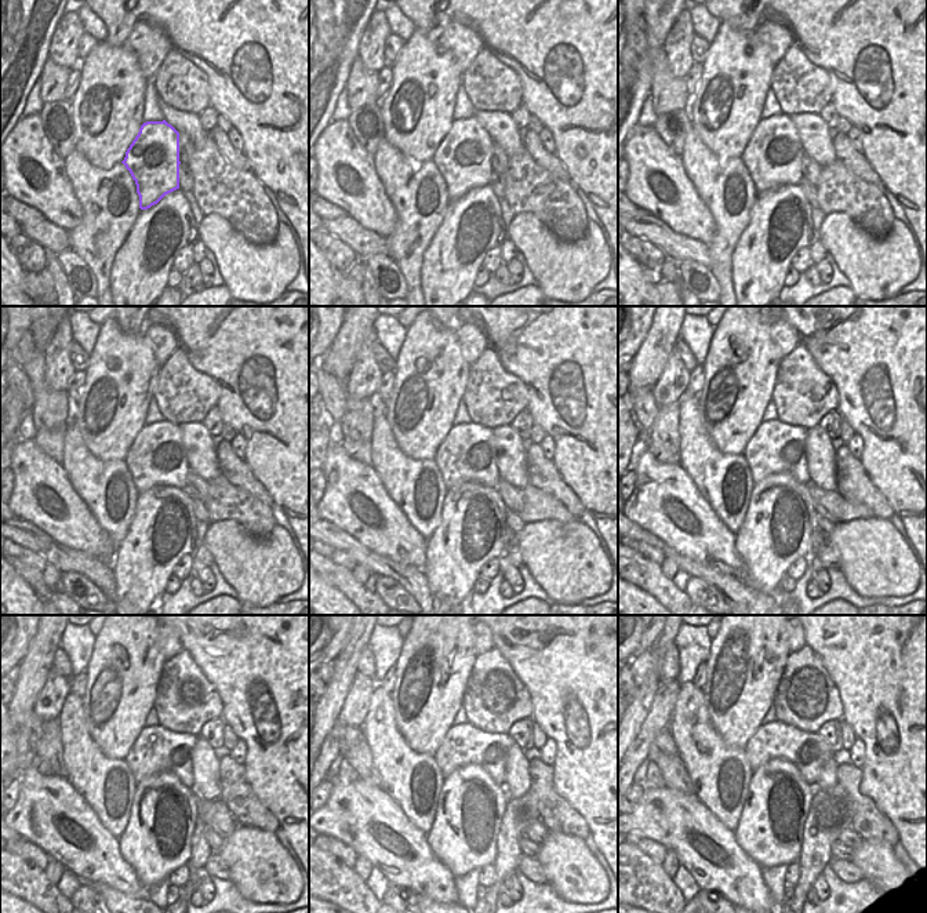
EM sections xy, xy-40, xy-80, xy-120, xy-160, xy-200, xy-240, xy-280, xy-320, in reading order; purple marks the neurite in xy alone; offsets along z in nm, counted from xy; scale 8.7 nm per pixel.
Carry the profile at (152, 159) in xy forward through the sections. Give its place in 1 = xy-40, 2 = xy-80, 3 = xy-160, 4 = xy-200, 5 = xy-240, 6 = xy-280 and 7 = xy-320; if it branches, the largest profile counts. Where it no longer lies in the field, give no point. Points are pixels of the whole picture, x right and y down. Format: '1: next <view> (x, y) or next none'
1: next xy-40 (462, 157)
2: next xy-80 (773, 156)
3: next xy-160 (466, 454)
4: next xy-200 (775, 447)
5: next xy-240 (157, 749)
6: next xy-280 (464, 744)
7: next xy-320 (807, 750)

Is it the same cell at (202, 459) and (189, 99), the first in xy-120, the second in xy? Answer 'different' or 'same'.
different

